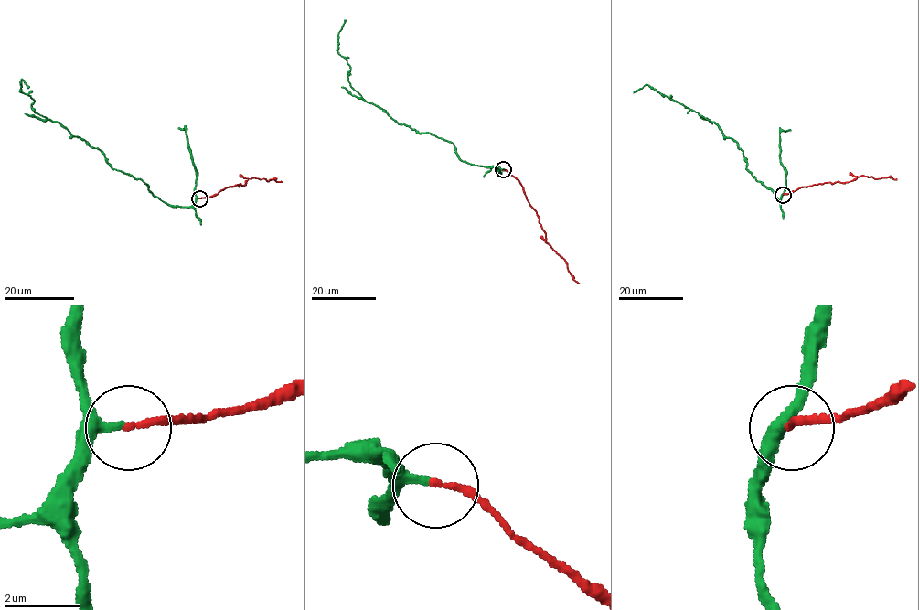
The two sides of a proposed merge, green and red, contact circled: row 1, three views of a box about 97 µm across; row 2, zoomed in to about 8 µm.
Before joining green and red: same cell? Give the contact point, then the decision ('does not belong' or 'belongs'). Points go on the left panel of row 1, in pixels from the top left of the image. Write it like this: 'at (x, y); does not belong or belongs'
at (199, 198); belongs

